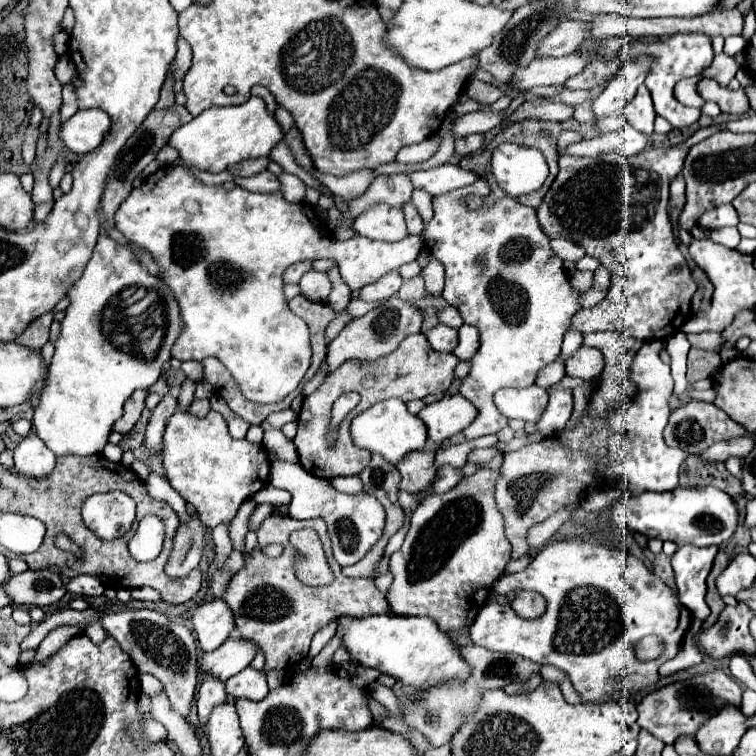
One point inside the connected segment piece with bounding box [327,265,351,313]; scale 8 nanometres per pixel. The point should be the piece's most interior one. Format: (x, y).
(338, 298)

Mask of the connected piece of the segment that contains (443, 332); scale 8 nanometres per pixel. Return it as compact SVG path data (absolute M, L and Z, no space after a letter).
M437 325L425 333L431 349L437 353L451 353L457 347L457 329L447 325Z

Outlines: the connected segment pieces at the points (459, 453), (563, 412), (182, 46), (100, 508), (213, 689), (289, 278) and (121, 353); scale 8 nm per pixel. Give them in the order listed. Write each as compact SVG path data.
M487 435L487 437L479 437L475 441L463 441L463 443L457 443L457 445L447 445L443 449L439 449L439 453L435 457L435 463L437 463L437 467L441 467L441 465L463 467L467 463L467 455L473 449L493 447L495 443L497 443L497 435Z
M549 387L547 391L549 391L549 405L545 407L535 427L545 437L551 437L567 425L573 411L573 395L569 389L561 389L561 387Z
M179 37L177 41L177 57L175 57L175 65L177 65L177 71L175 71L175 79L181 79L189 67L191 67L191 47L187 45L187 41L183 37Z
M121 491L91 495L83 503L85 525L101 539L115 539L129 531L135 521L135 503Z
M205 677L205 681L201 683L201 689L197 693L197 713L199 713L199 723L201 723L203 735L207 735L207 721L209 721L211 709L215 709L215 705L223 705L225 699L227 699L225 685L213 677Z
M309 261L287 267L287 269L285 269L285 273L283 273L283 283L285 283L285 285L289 285L289 283L295 283L295 285L297 285L297 283L299 283L299 279L303 277L303 273L307 273L309 269L311 269L311 263L309 263Z
M99 235L93 257L81 277L67 289L69 307L61 321L61 335L55 343L55 355L49 365L47 385L35 407L33 427L39 439L57 457L95 455L107 445L113 423L123 415L123 403L135 389L149 389L161 375L161 367L171 359L171 347L183 331L179 305L161 277L149 275L139 261L135 245L121 245L107 235Z

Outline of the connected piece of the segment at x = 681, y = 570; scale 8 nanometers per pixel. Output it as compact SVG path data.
M685 545L679 547L671 557L681 603L693 613L693 617L701 621L709 617L709 607L705 603L705 577L713 565L715 555L717 547Z

